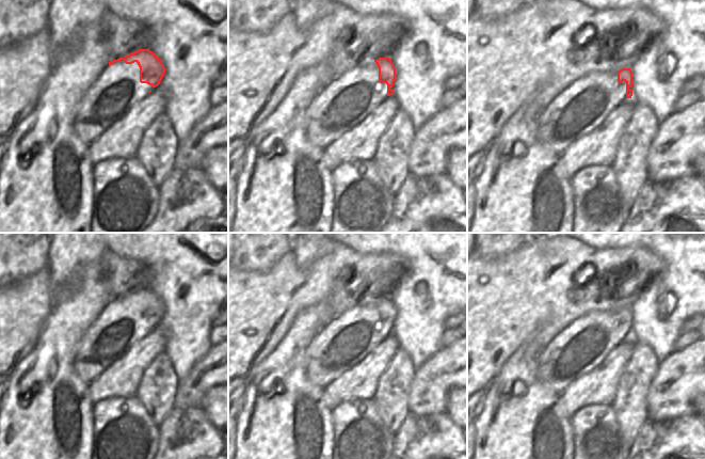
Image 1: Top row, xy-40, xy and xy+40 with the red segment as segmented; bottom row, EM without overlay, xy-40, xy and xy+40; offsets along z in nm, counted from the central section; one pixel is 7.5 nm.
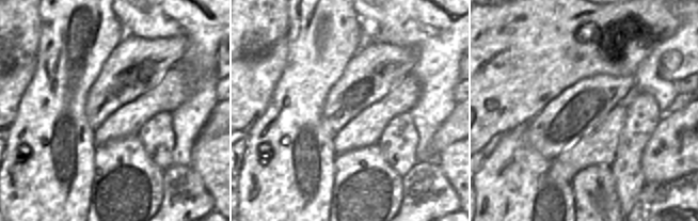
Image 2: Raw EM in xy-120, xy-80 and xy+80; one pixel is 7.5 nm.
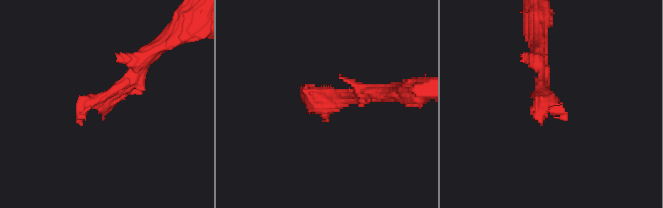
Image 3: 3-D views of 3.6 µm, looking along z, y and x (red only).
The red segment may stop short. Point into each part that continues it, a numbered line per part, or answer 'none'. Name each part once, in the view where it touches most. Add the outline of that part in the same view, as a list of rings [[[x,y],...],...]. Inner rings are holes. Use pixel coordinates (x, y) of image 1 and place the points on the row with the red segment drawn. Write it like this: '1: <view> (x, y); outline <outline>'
1: xy-40 (117, 89); outline [[[122,60],[108,64],[78,106],[74,118],[78,138],[90,145],[154,89],[140,82],[137,62],[126,64]]]

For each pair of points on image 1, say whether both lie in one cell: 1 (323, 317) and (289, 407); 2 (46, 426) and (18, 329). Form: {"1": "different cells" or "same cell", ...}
{"1": "same cell", "2": "different cells"}

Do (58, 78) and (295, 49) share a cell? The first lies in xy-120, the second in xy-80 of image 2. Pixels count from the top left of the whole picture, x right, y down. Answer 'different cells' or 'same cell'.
same cell

